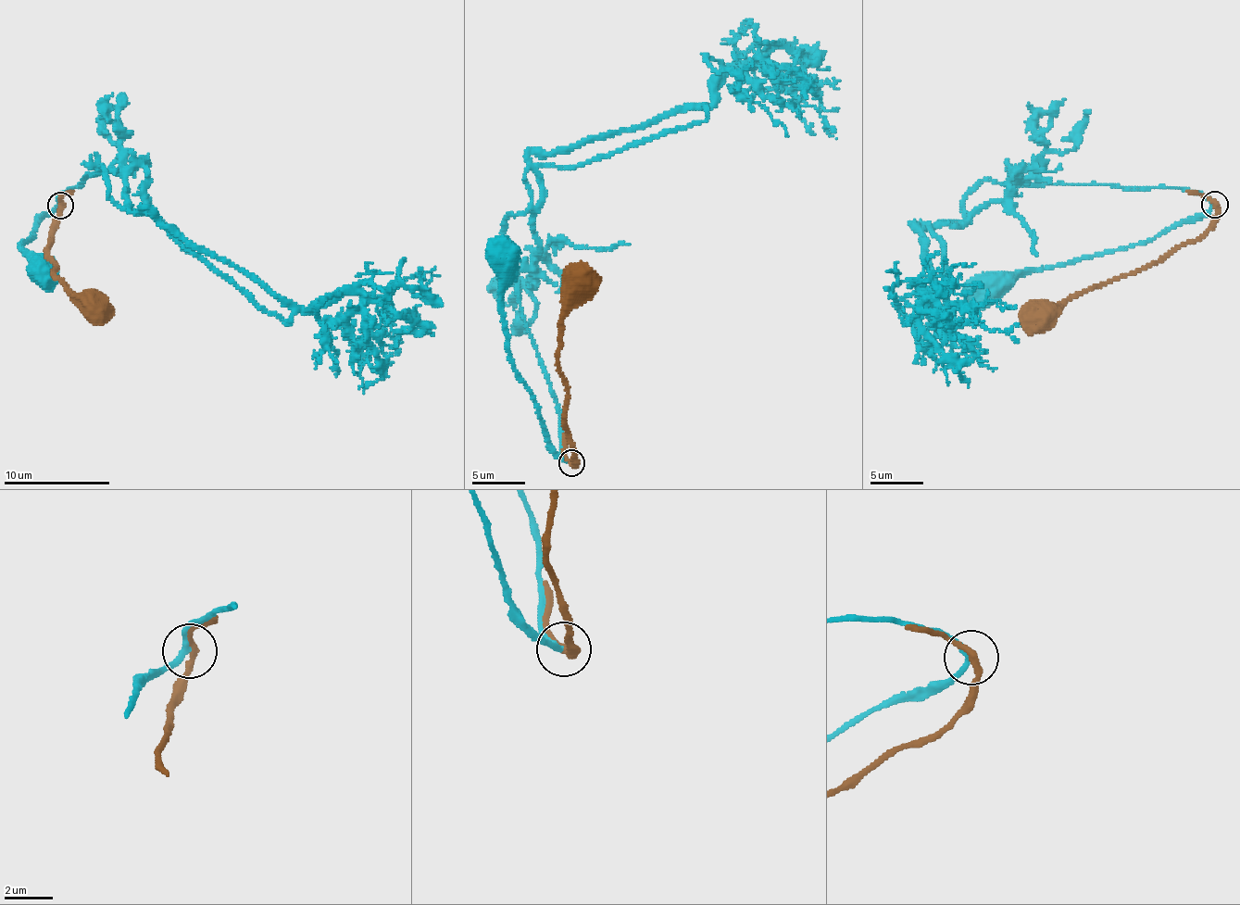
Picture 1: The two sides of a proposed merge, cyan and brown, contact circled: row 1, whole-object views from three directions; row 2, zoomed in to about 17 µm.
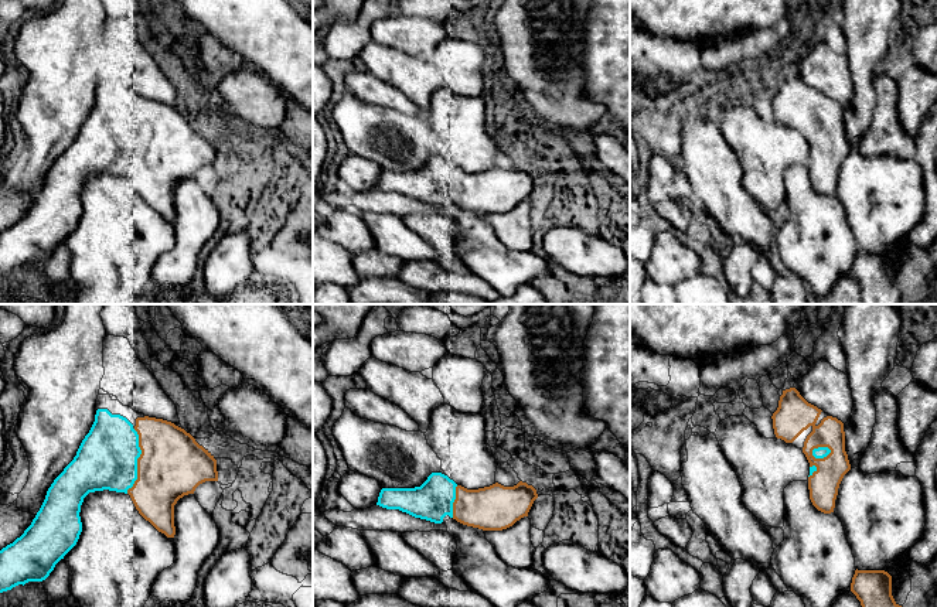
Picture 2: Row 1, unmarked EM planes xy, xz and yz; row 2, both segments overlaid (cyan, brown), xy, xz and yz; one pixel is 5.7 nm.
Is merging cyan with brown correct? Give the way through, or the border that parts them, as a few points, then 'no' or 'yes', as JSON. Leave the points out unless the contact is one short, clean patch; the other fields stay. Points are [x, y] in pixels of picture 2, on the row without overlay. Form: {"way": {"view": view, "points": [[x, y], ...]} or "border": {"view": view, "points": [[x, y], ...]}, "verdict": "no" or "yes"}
{"verdict": "no"}

